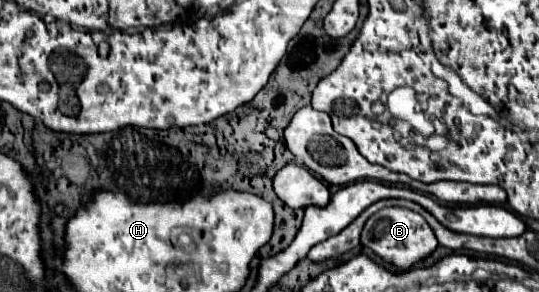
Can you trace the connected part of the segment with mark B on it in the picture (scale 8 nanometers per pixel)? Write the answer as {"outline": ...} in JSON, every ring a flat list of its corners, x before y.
{"outline":[[387,207,367,219,361,231,361,245,369,247,383,261,391,263,395,271,403,273,415,267,417,263,421,263,423,259,427,259,437,249,439,243,437,243,435,233,431,231,427,221,419,213,403,209,403,207]]}

